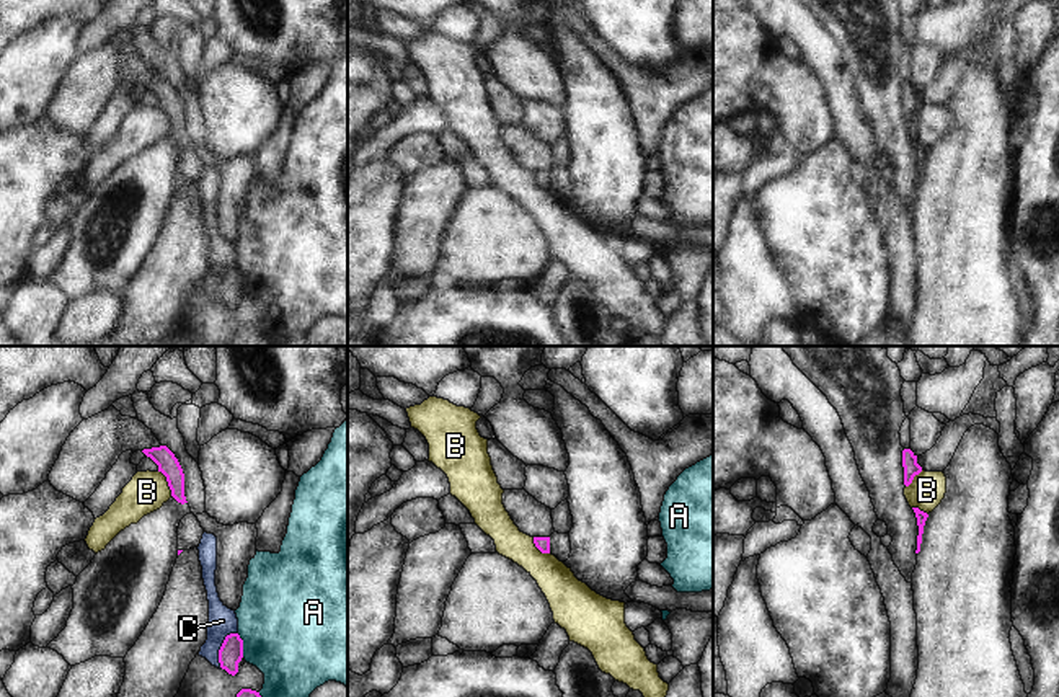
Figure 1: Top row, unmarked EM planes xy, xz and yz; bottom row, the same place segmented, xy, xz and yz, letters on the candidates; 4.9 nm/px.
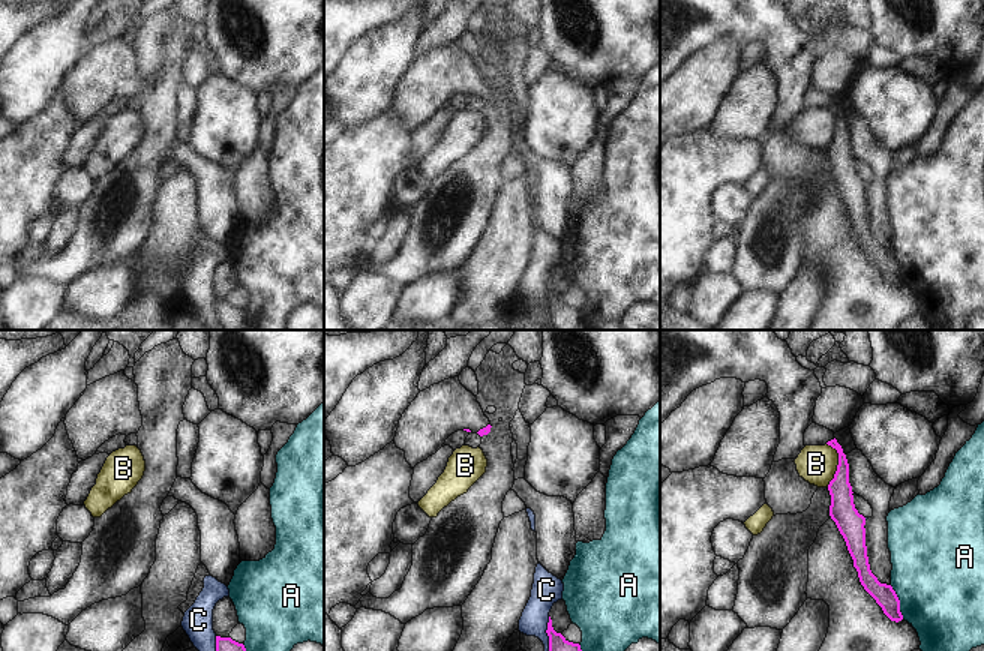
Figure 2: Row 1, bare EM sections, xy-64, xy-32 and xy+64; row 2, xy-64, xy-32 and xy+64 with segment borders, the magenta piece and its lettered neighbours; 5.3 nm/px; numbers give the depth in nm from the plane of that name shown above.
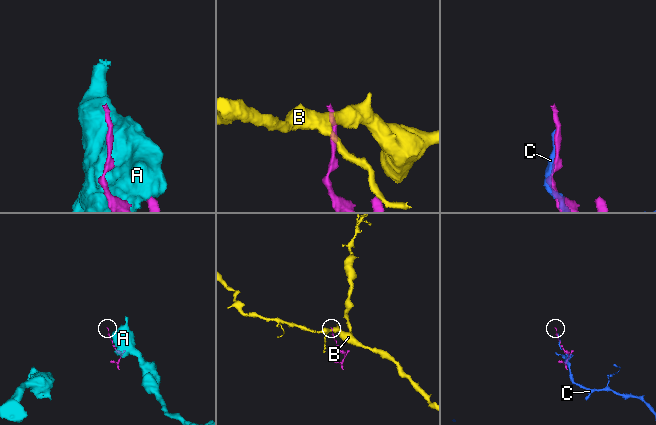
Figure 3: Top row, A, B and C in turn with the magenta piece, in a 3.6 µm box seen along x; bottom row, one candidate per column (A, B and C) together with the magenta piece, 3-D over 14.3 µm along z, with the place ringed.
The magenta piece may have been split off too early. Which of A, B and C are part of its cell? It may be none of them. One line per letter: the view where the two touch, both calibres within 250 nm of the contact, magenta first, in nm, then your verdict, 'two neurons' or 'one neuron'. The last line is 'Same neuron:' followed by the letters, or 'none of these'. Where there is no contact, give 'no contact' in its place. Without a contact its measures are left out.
A: meets magenta in xy; 120 nm thick on the magenta side, 480 nm on the other; two neurons
B: meets magenta in xy; 100 nm thick on the magenta side, 200 nm on the other; two neurons
C: meets magenta in xy; 120 nm thick on the magenta side, 140 nm on the other; two neurons
Same neuron: none of these

